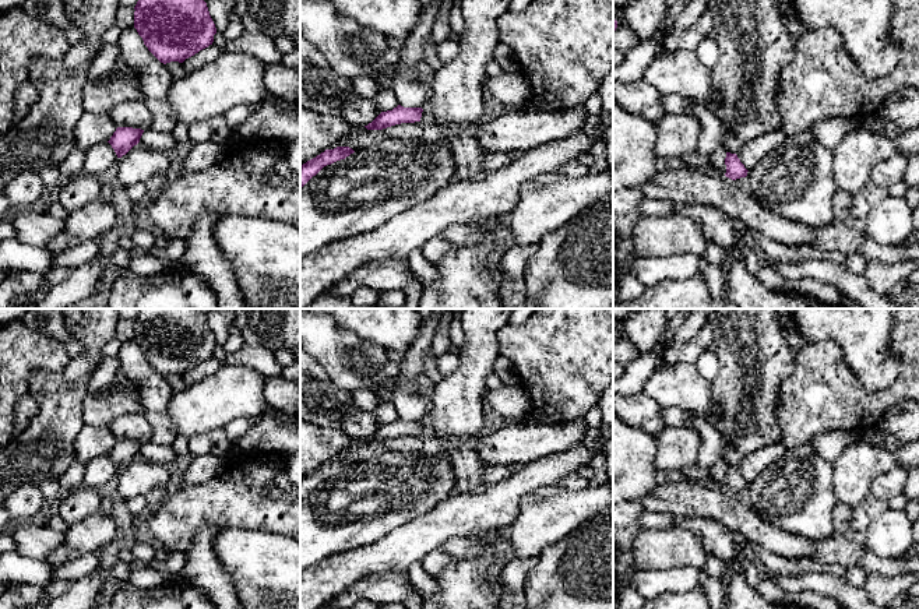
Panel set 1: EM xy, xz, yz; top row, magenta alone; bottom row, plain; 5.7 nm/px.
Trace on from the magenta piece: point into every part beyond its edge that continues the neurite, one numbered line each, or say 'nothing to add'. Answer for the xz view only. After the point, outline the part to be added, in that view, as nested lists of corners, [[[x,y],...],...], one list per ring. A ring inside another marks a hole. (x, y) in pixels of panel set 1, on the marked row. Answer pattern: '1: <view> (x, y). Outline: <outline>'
nothing to add

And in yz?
nothing to add

